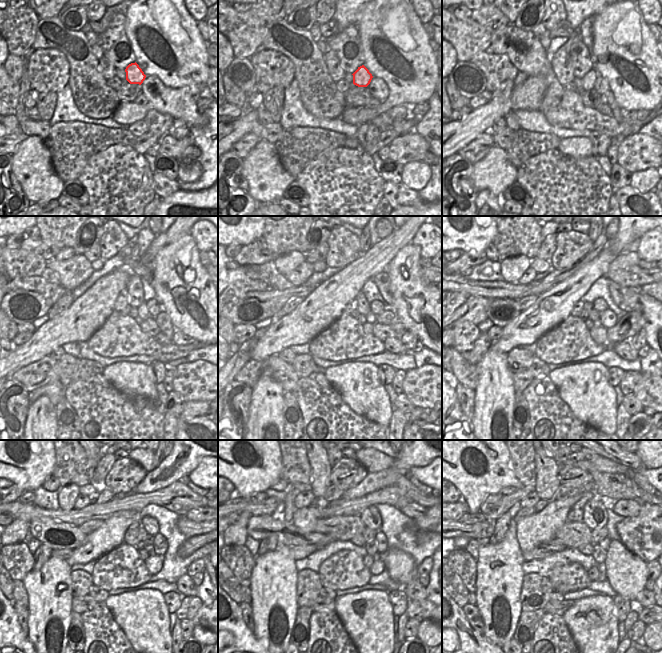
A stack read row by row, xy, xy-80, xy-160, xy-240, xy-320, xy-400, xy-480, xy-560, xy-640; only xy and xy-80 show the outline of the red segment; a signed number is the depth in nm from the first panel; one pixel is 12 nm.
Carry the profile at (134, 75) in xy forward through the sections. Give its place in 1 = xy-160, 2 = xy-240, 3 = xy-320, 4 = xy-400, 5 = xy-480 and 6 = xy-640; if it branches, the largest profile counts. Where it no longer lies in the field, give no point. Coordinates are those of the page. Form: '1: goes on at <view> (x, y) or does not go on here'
1: goes on at xy-160 (588, 80)
2: goes on at xy-240 (143, 313)
3: goes on at xy-320 (371, 318)
4: goes on at xy-400 (599, 334)
5: goes on at xy-480 (153, 563)
6: goes on at xy-640 (601, 567)

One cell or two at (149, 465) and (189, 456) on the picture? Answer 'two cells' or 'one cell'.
two cells

